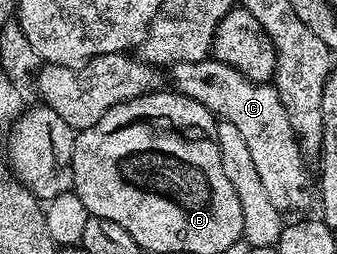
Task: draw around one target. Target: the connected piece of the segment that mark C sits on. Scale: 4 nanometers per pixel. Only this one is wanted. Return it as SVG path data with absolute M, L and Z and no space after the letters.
M214 60L199 62L179 62L168 65L169 80L172 91L199 102L217 120L232 122L247 142L255 171L259 174L259 182L263 182L263 191L271 198L271 206L275 206L282 214L289 214L296 208L305 208L314 203L315 192L309 189L309 168L307 157L302 152L291 124L287 122L287 110L283 110L283 102L279 102L279 94L272 83L257 84L249 80L239 70Z

